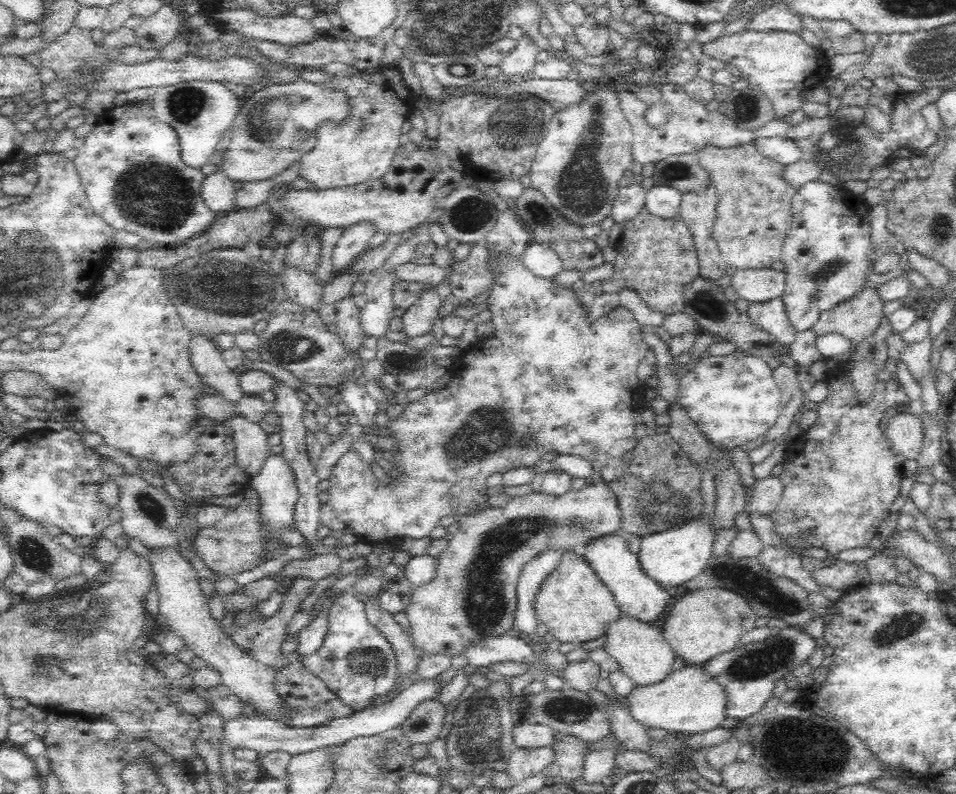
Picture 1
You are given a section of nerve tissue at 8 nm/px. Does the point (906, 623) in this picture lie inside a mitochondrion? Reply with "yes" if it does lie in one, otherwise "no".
yes

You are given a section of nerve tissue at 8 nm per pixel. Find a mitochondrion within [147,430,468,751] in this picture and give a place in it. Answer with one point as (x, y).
(368, 660)

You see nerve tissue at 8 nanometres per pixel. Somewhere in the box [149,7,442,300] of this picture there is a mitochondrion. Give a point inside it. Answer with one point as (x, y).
(282, 137)

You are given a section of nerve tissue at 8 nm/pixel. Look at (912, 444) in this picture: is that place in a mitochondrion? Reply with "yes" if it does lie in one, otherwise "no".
no

